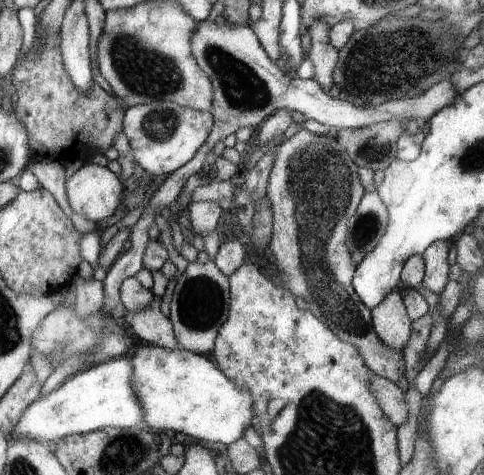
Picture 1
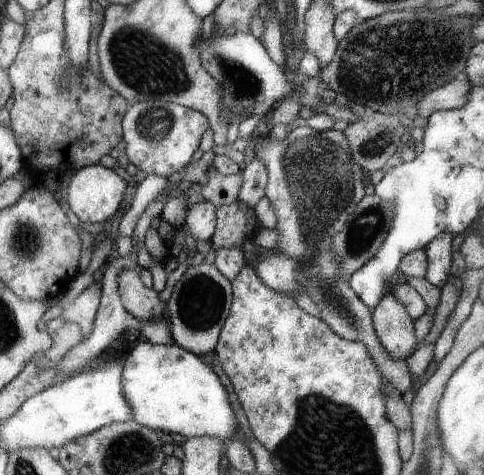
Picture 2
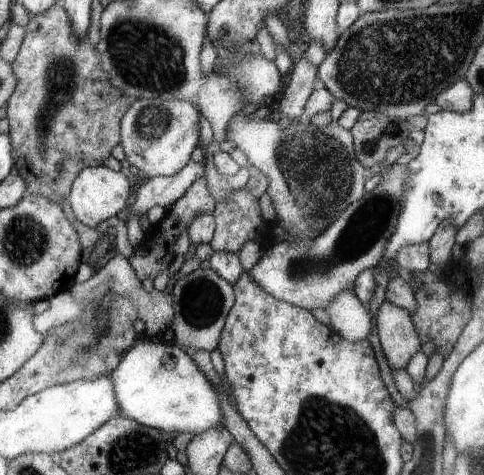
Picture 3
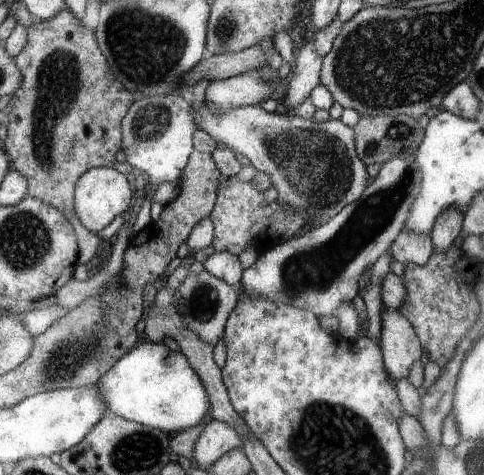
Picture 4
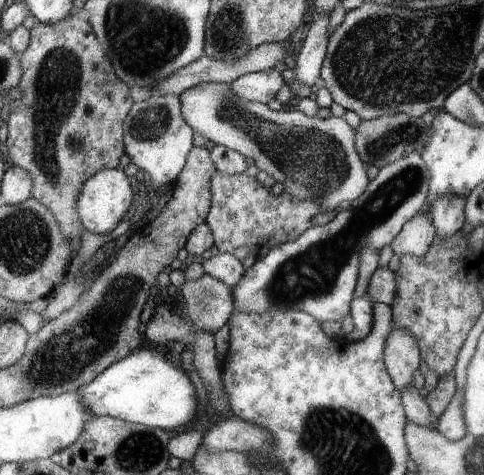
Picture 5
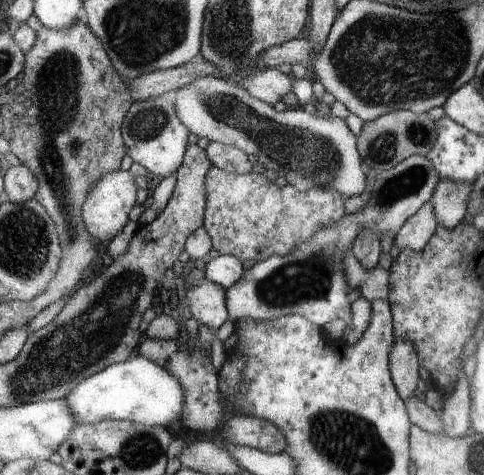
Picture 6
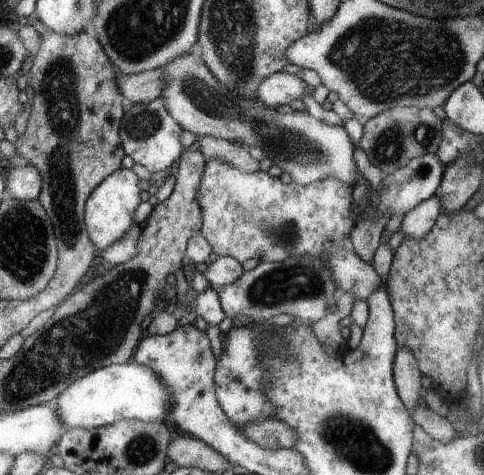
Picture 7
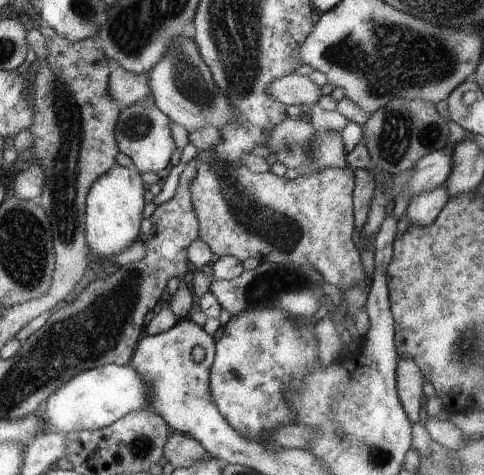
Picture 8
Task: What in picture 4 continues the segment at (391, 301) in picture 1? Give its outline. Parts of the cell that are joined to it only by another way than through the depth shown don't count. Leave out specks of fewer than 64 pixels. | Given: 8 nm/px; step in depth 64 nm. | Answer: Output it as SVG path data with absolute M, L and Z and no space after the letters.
M381 308L381 332L379 350L383 352L383 364L393 380L407 376L409 364L421 356L421 344L413 332L411 322L395 308Z

